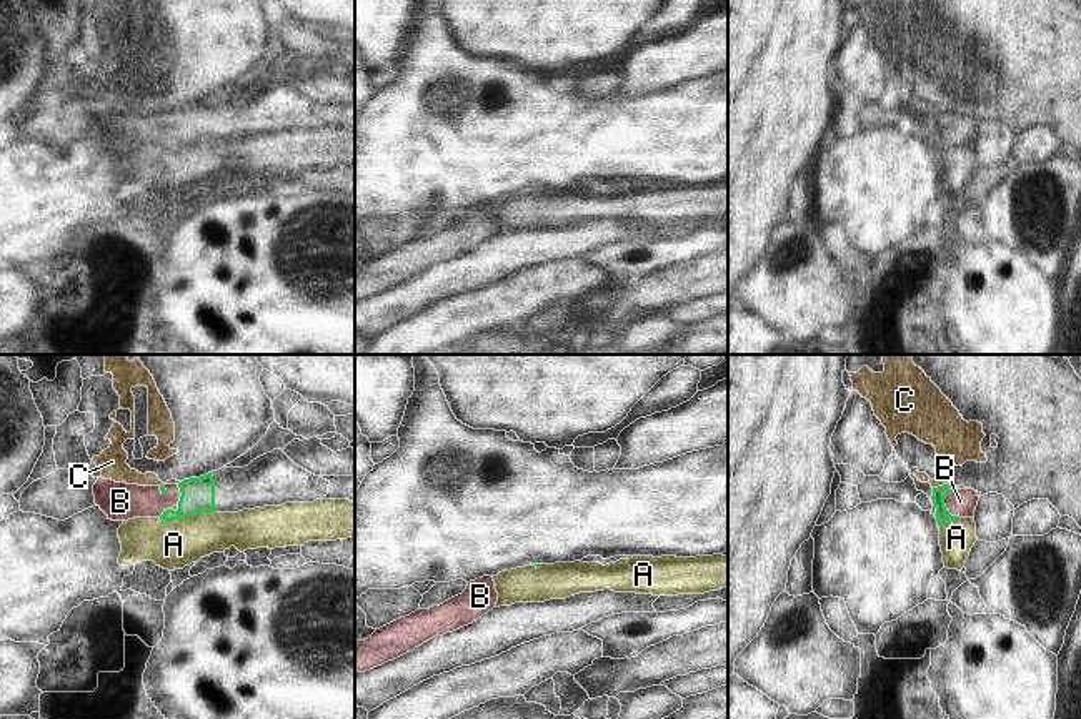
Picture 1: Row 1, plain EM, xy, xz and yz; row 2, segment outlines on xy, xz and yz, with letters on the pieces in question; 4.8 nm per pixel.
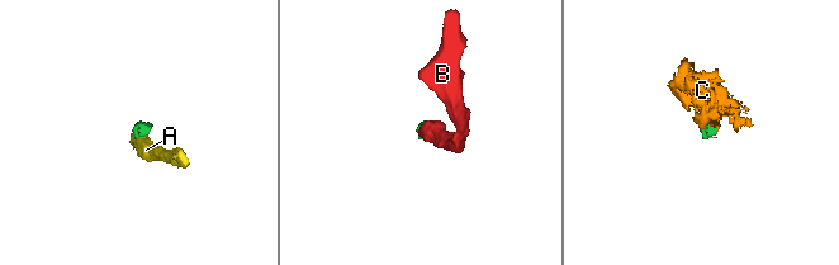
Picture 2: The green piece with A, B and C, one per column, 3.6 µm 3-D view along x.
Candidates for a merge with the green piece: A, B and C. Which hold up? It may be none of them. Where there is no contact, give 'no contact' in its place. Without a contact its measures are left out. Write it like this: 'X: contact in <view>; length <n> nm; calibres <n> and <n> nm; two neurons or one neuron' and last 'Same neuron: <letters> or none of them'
A: contact in xy; length 280 nm; calibres 160 and 240 nm; two neurons
B: contact in xy; length 190 nm; calibres 160 and 170 nm; one neuron
C: contact in yz; length 80 nm; calibres 70 and 50 nm; two neurons
Same neuron: B

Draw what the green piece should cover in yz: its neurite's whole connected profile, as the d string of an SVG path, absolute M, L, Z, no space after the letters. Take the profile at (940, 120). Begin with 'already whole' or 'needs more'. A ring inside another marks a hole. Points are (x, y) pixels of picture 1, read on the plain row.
needs more | M953 112L933 115L938 151L959 145L973 145L979 123L974 117L959 117Z

